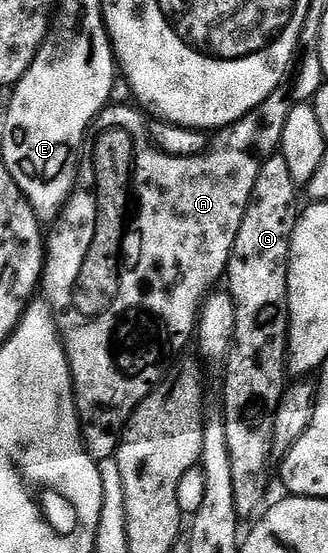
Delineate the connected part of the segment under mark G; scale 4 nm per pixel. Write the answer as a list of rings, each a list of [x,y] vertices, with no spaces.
[[[280,155],[267,157],[261,164],[260,174],[254,183],[252,198],[242,219],[242,227],[238,227],[238,235],[234,239],[234,247],[226,270],[226,282],[228,281],[226,289],[236,308],[236,322],[232,327],[231,345],[226,353],[228,366],[224,369],[222,420],[232,464],[236,508],[240,511],[255,507],[256,495],[262,484],[262,479],[255,475],[254,468],[260,463],[260,455],[256,446],[257,424],[265,416],[263,413],[267,409],[267,413],[276,409],[286,390],[284,370],[288,333],[288,256],[292,246],[292,228],[296,226],[298,216],[296,194],[298,194],[298,188],[290,177],[286,159]]]

